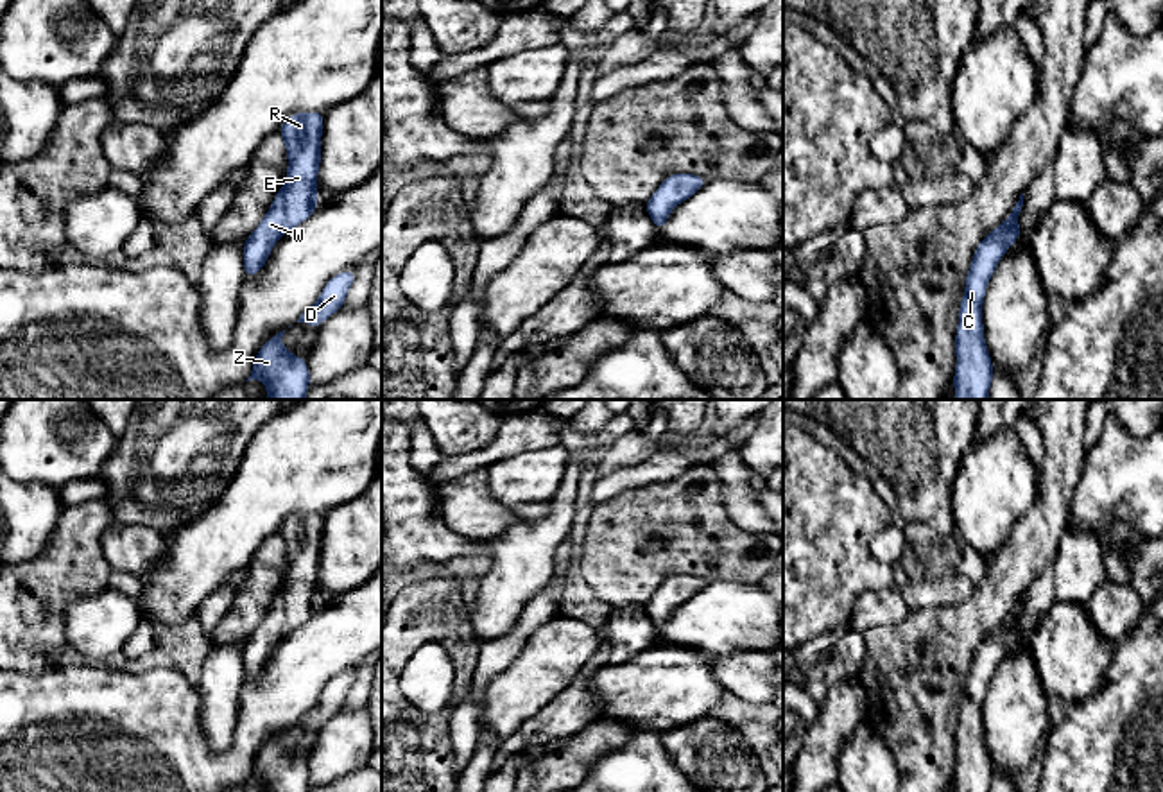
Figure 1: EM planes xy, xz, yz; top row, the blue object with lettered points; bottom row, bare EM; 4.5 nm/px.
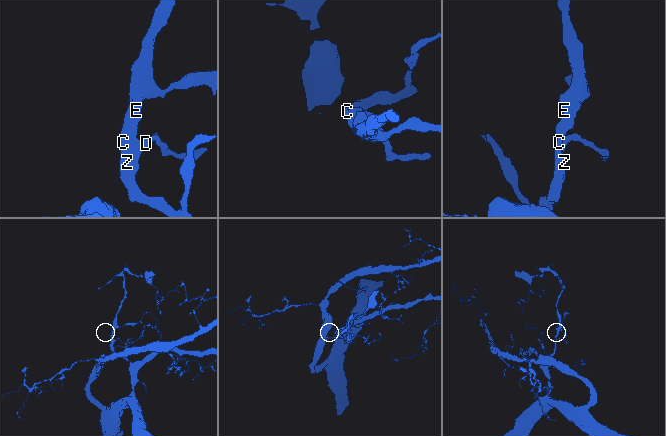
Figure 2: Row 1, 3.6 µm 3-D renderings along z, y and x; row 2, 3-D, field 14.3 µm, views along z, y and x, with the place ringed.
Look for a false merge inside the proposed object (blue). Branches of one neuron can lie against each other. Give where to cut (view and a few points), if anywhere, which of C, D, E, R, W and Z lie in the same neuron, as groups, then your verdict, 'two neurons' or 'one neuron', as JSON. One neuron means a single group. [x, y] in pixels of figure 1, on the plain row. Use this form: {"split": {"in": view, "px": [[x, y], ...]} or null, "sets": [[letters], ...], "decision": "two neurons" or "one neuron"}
{"split": null, "sets": [["C", "D", "E", "R", "W", "Z"]], "decision": "one neuron"}

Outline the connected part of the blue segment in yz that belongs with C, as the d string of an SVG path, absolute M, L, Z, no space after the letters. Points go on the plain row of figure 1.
M1023 595L1011 616L995 629L975 650L966 676L964 699L959 706L955 735L957 767L953 776L955 792L989 792L995 778L991 756L984 740L982 704L987 684L1009 649L1020 640L1018 616Z

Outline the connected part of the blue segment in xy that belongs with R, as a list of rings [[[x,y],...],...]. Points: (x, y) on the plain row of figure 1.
[[[294,514],[280,529],[289,568],[287,581],[269,613],[244,643],[244,676],[256,677],[276,643],[305,624],[317,609],[317,575],[324,514]]]

